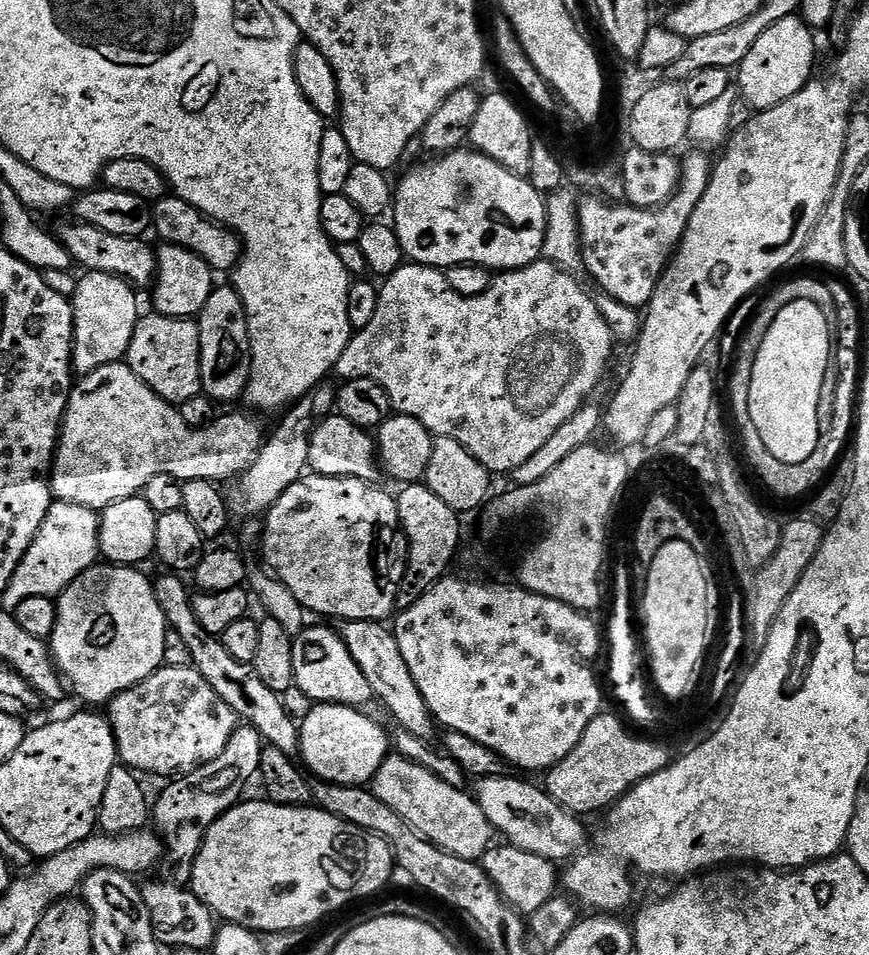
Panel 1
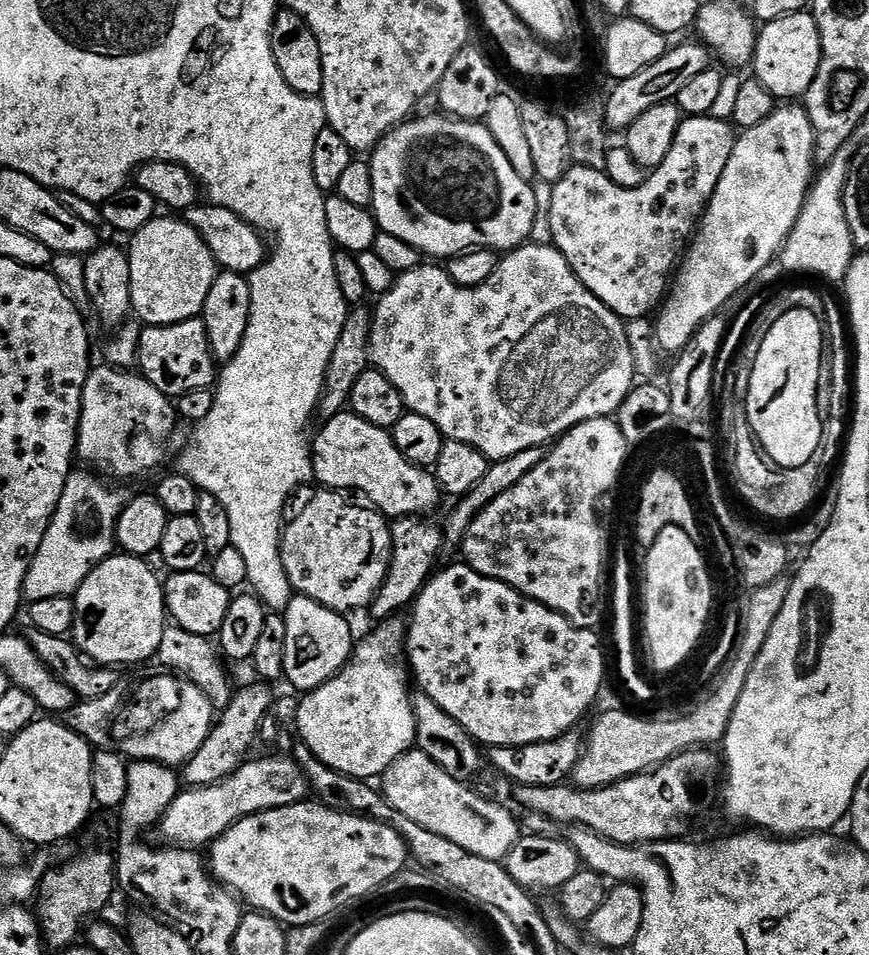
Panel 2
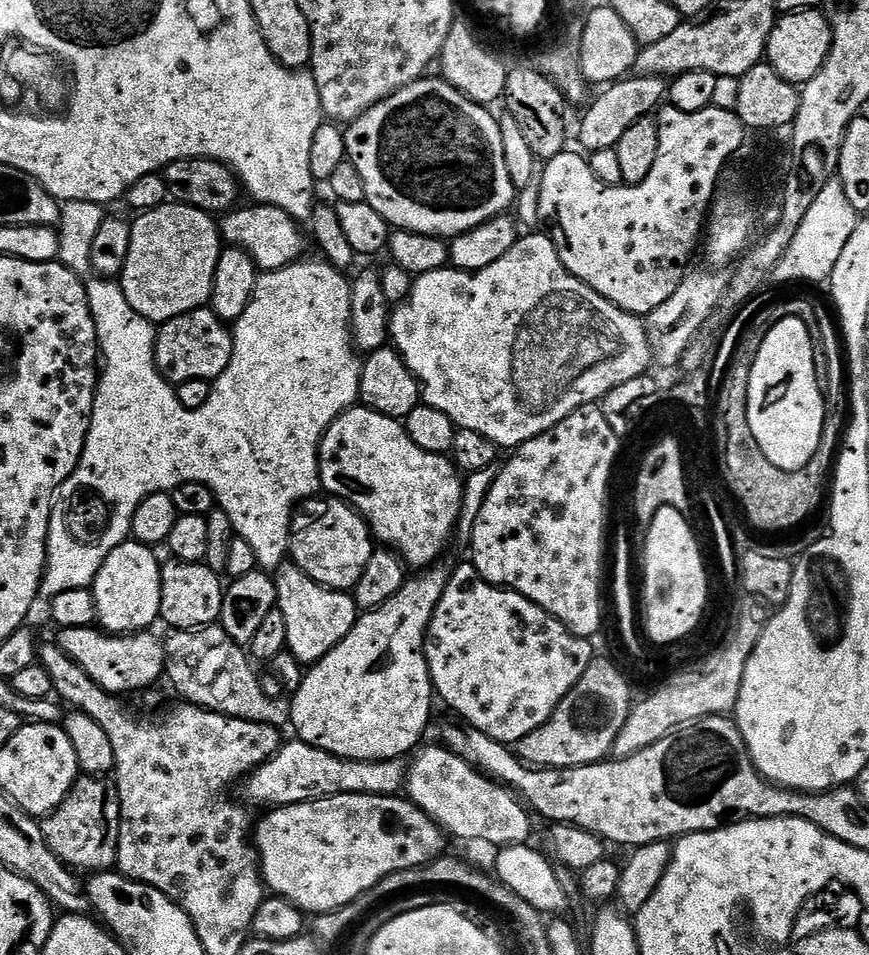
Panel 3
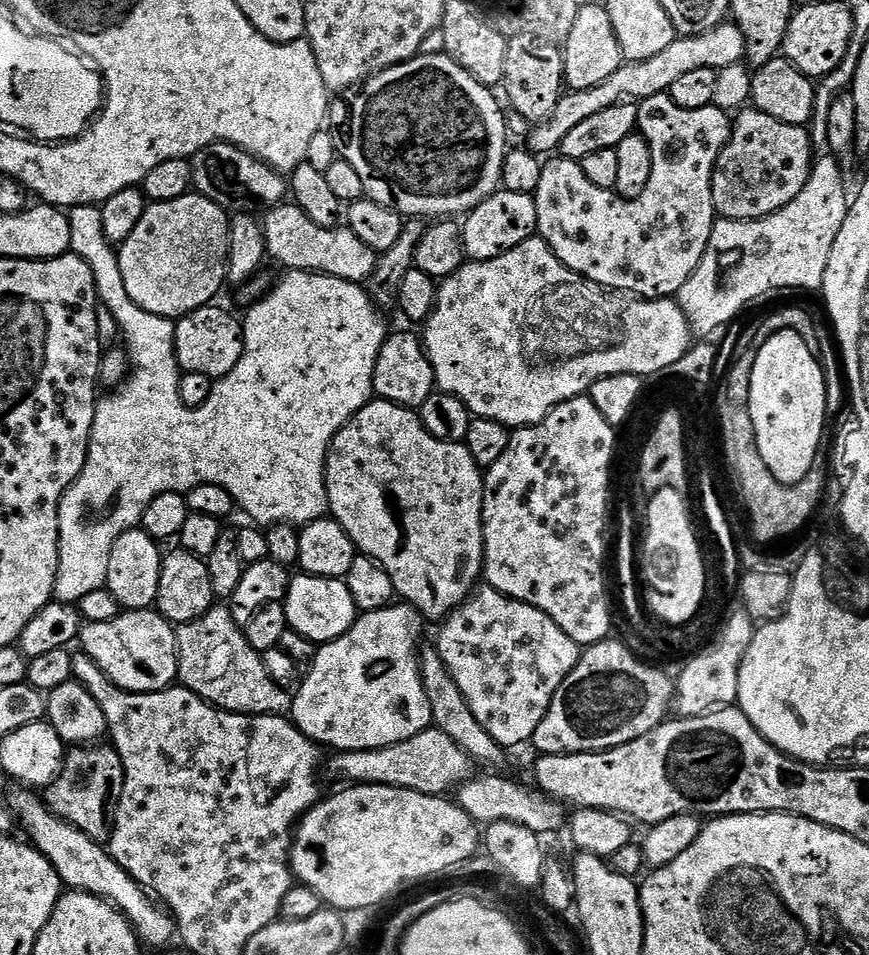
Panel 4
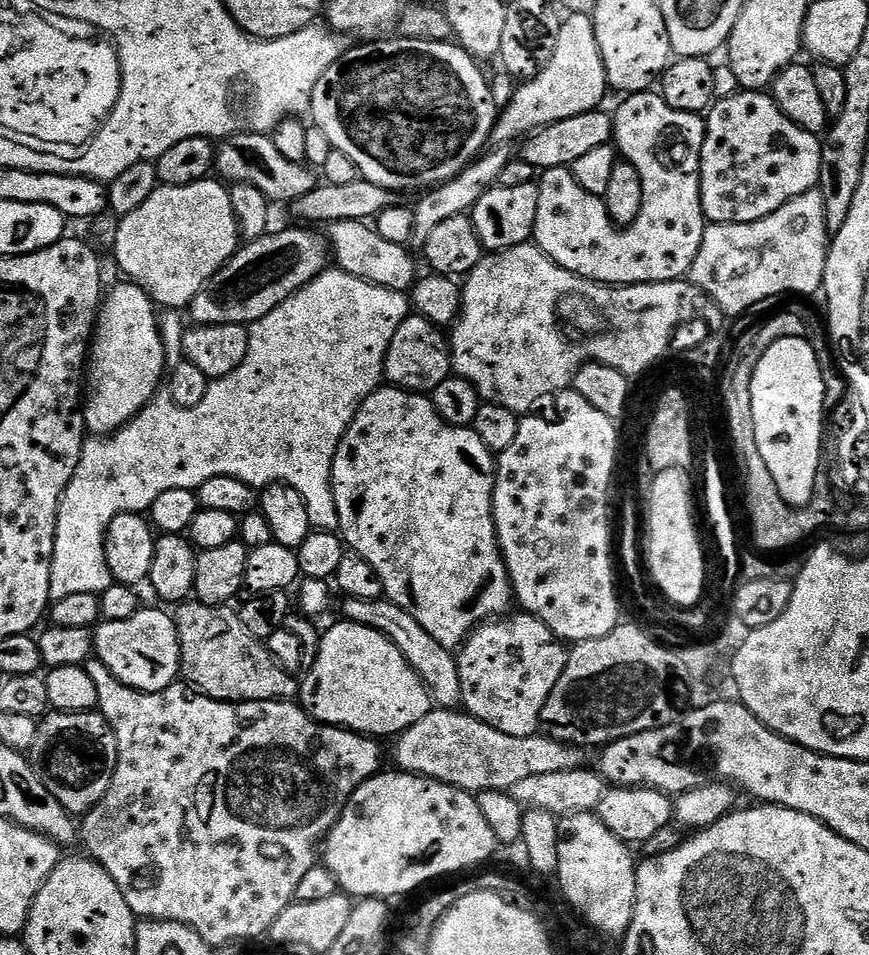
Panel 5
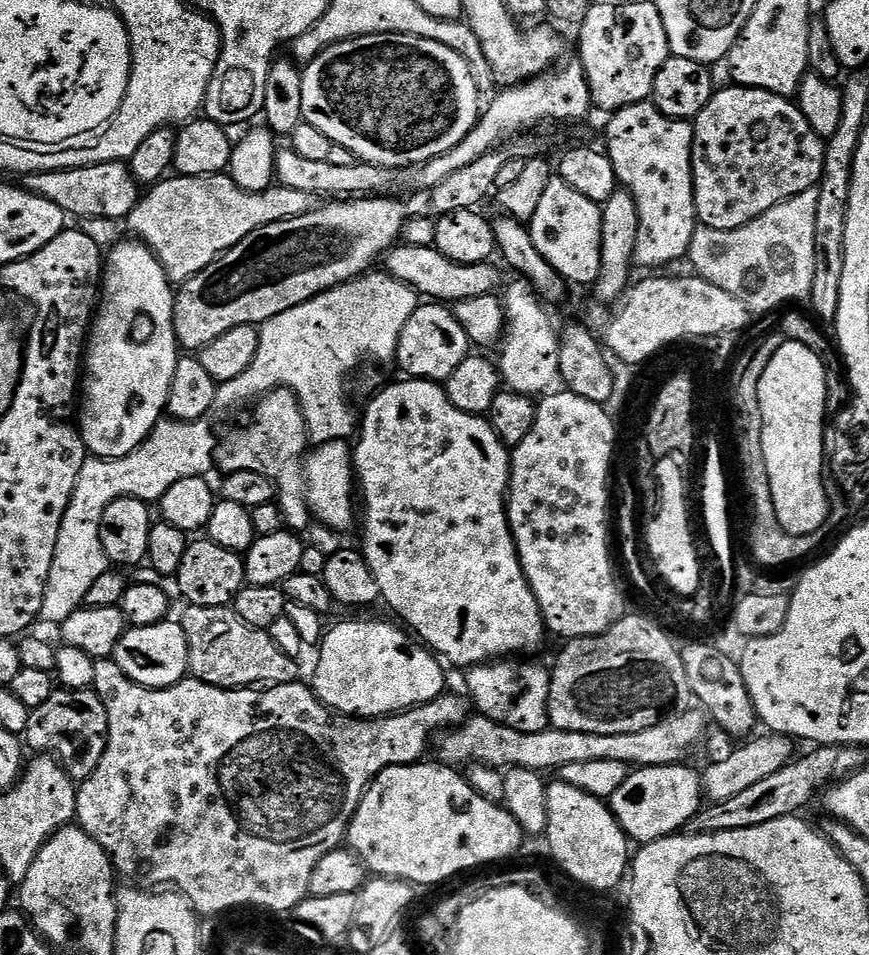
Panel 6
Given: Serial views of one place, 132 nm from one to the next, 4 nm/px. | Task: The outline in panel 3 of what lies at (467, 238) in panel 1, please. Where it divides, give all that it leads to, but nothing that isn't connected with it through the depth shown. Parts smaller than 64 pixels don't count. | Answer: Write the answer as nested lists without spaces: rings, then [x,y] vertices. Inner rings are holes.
[[[428,74],[419,80],[410,82],[410,86],[402,86],[402,90],[390,94],[390,98],[378,102],[373,108],[366,110],[366,114],[351,121],[344,128],[344,141],[348,151],[347,159],[351,160],[354,166],[358,166],[358,174],[362,174],[368,204],[374,206],[374,210],[378,210],[382,218],[386,218],[389,226],[402,232],[417,232],[427,236],[451,238],[474,230],[482,226],[482,222],[492,220],[495,216],[505,215],[515,205],[518,189],[514,186],[514,182],[510,182],[510,174],[506,171],[506,154],[502,154],[502,130],[499,119],[495,115],[492,117],[488,113],[491,111],[485,105],[475,104],[469,96],[459,92],[448,80],[439,75],[436,75],[437,77],[432,75]]]

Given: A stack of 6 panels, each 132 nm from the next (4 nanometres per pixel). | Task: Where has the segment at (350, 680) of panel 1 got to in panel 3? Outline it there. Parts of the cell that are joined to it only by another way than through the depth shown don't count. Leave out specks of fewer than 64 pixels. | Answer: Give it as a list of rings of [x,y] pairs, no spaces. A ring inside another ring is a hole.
[[[291,562],[285,563],[274,579],[278,607],[282,610],[282,618],[286,618],[287,651],[302,666],[314,665],[350,634],[358,619],[355,599],[347,591],[314,582]]]

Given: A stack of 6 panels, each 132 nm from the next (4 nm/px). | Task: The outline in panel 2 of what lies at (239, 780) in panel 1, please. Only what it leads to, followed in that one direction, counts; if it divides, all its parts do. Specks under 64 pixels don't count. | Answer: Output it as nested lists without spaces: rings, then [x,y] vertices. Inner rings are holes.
[[[268,682],[255,683],[246,685],[241,692],[240,689],[233,691],[232,701],[219,713],[206,742],[202,742],[200,749],[183,765],[182,780],[185,785],[217,784],[219,780],[224,780],[237,772],[241,764],[249,759],[248,751],[251,750],[252,743],[257,743],[260,723],[274,708],[273,685]]]

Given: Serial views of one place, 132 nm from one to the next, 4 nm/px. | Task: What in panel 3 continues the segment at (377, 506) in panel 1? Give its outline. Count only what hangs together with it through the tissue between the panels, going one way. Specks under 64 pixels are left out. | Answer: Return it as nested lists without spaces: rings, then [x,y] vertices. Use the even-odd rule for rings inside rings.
[[[336,498],[317,520],[312,520],[290,540],[290,560],[314,582],[337,590],[355,589],[374,551],[368,521],[351,504]]]

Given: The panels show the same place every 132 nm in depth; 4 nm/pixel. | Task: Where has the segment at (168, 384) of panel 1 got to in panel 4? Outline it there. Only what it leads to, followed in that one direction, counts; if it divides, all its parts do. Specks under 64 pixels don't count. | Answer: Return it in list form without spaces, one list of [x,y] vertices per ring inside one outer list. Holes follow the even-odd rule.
[[[199,308],[175,321],[176,333],[172,336],[171,351],[181,373],[206,374],[214,382],[221,380],[242,358],[244,326],[241,317],[231,316],[224,308]]]

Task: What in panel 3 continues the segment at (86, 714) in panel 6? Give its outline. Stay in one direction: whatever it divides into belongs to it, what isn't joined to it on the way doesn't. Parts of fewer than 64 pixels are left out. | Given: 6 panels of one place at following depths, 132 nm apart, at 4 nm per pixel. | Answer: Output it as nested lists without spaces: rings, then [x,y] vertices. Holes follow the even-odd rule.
[[[81,775],[76,784],[66,794],[66,798],[56,807],[56,811],[40,820],[40,829],[46,838],[46,846],[59,860],[72,870],[81,868],[84,874],[95,874],[116,868],[118,858],[118,834],[120,833],[120,795],[115,783],[103,775]]]

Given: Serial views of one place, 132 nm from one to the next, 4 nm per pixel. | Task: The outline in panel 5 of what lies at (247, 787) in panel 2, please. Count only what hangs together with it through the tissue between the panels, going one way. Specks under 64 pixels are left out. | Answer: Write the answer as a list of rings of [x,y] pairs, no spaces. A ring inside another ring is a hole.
[[[433,707],[432,711],[422,718],[422,722],[414,722],[406,731],[395,737],[396,764],[402,772],[413,772],[416,776],[425,776],[464,792],[479,794],[486,790],[507,792],[518,782],[538,774],[558,774],[561,770],[574,770],[585,767],[585,749],[571,744],[564,744],[543,734],[527,736],[526,738],[510,738],[510,734],[502,734],[502,730],[494,730],[494,726],[486,726],[478,718],[468,715],[463,710]]]

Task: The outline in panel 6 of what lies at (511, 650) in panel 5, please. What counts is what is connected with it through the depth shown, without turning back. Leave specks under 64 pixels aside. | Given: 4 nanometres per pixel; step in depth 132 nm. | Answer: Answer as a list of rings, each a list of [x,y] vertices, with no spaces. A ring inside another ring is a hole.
[[[497,658],[486,664],[477,664],[467,669],[468,689],[466,695],[471,707],[479,715],[490,718],[502,726],[510,726],[510,730],[518,730],[522,734],[538,734],[550,726],[548,722],[548,703],[550,702],[550,682],[552,673],[547,667],[535,664],[532,658]]]

